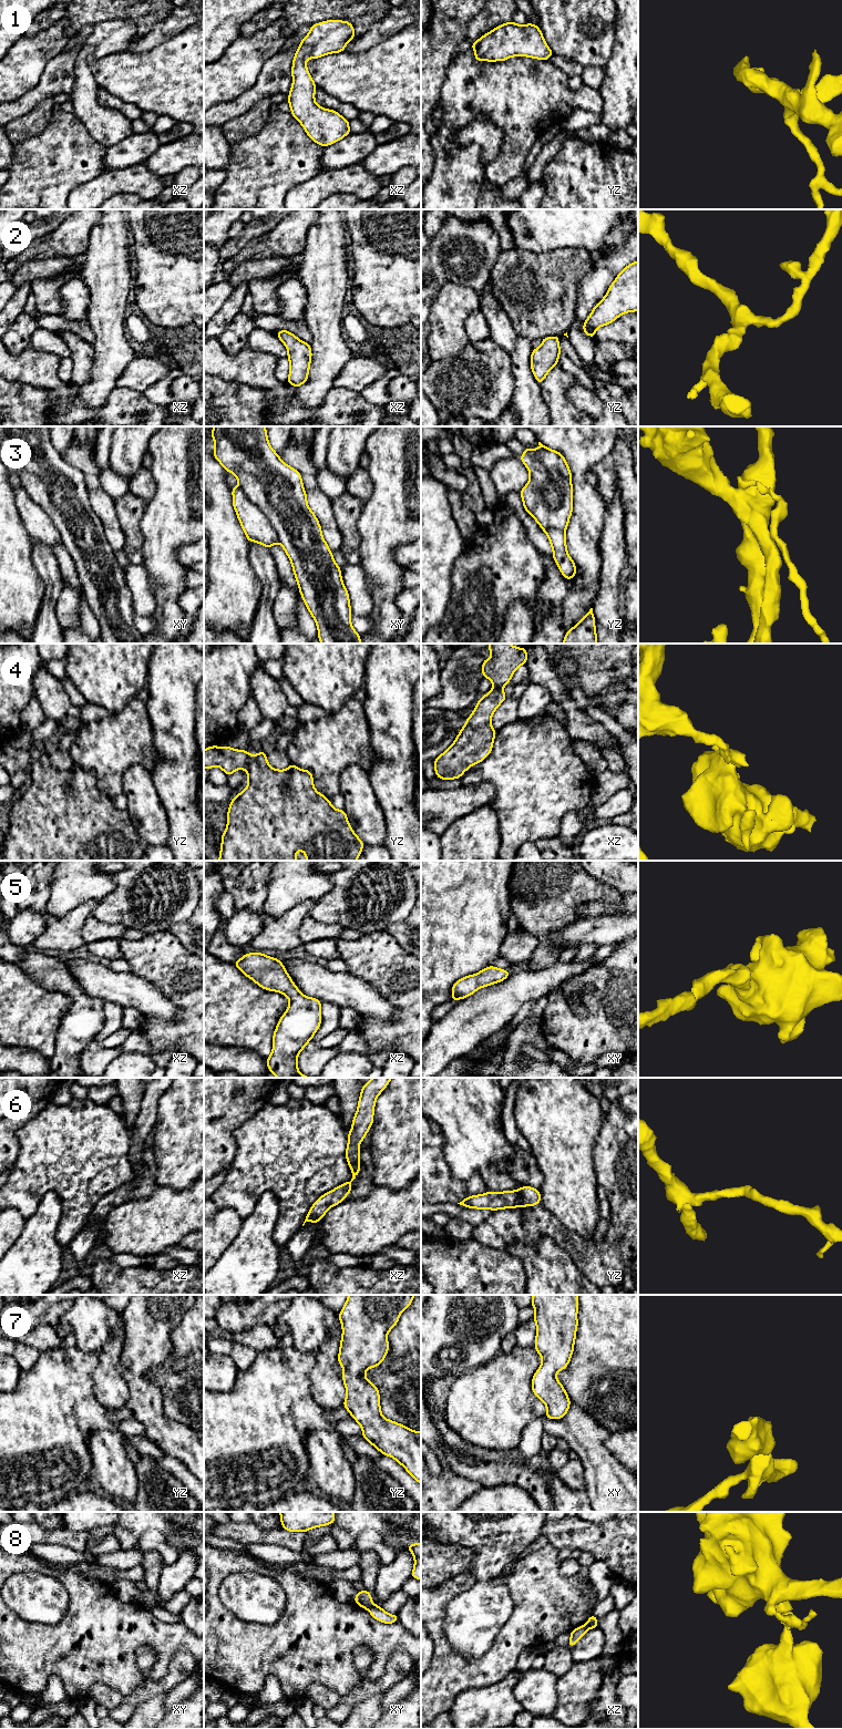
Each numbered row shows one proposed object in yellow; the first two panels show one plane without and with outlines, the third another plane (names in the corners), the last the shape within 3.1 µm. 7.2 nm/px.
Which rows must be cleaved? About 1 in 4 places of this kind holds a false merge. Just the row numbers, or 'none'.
3, 4, 8

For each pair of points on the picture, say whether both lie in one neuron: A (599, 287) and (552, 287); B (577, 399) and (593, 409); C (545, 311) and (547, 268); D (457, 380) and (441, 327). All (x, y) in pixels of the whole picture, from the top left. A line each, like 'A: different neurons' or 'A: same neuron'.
A: different neurons
B: same neuron
C: same neuron
D: different neurons

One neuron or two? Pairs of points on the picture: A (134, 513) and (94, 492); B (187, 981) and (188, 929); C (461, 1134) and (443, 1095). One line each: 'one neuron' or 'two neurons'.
A: two neurons
B: two neurons
C: one neuron

